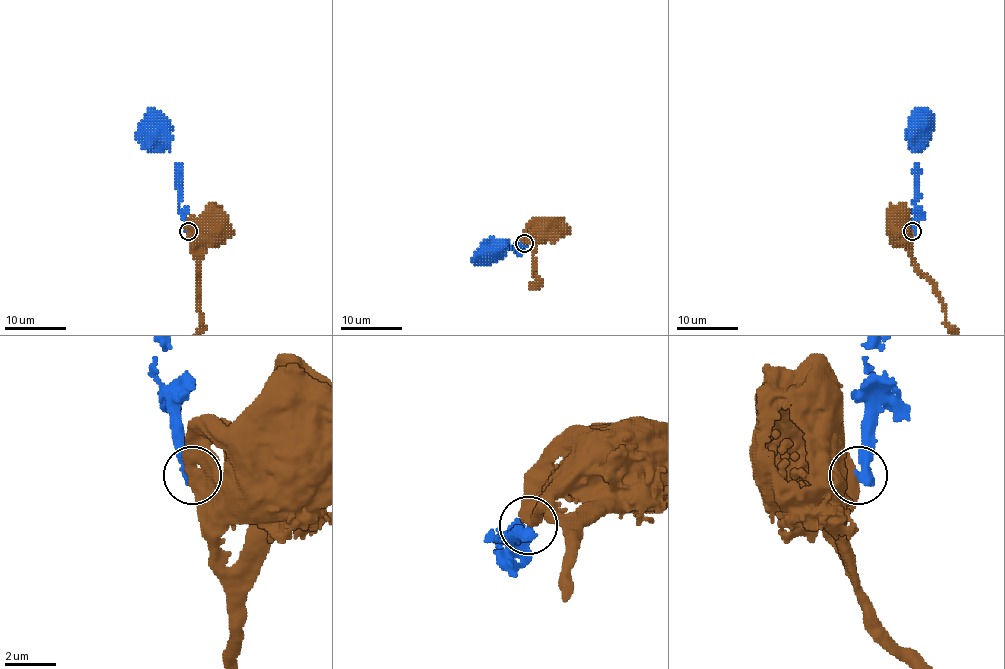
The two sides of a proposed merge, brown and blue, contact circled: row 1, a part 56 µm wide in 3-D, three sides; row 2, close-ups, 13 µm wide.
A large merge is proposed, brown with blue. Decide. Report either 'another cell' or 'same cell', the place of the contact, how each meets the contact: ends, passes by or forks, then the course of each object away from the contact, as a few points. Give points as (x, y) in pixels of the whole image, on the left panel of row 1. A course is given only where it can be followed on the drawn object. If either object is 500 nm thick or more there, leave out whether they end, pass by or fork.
another cell | (188, 231) | brown via (188, 232), (211, 224) | blue via (188, 232), (185, 215), (179, 209), (179, 164), (168, 150), (162, 149), (147, 133), (156, 129)

